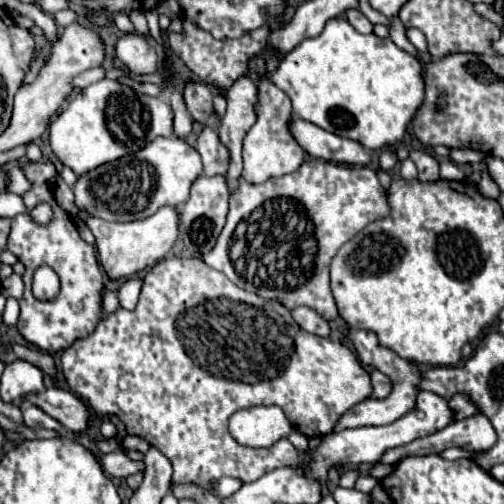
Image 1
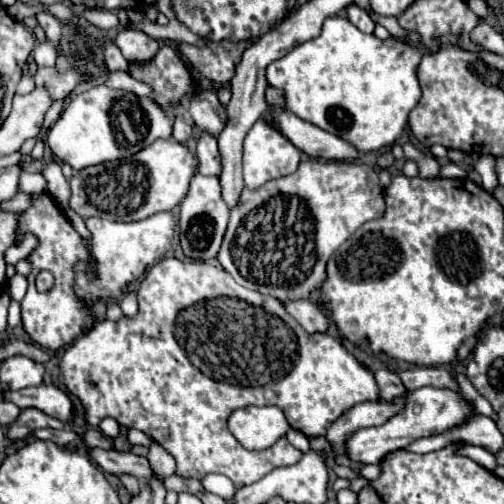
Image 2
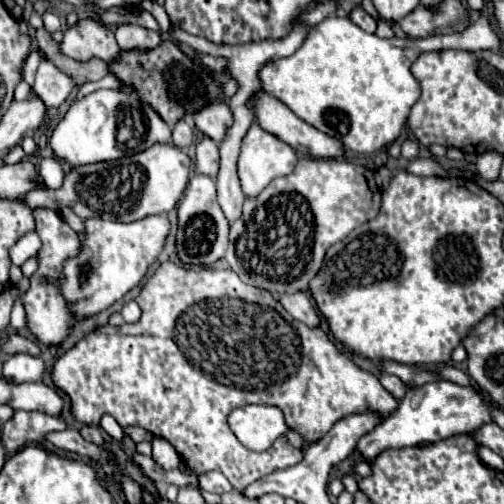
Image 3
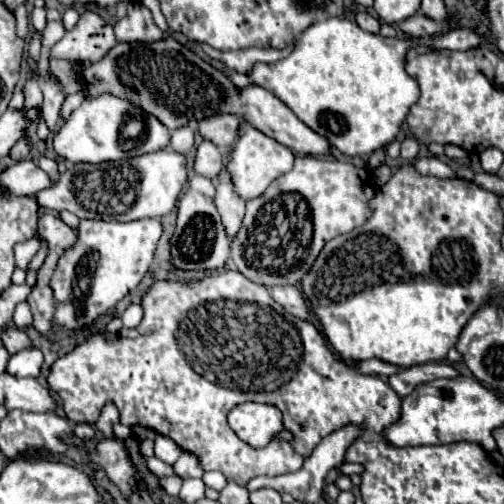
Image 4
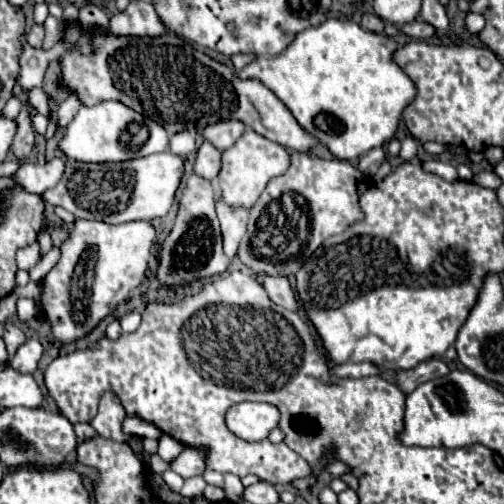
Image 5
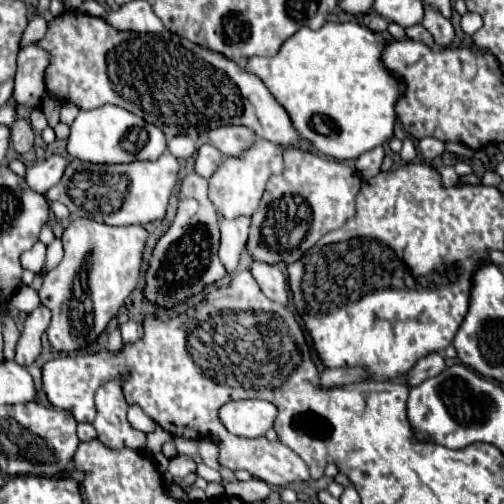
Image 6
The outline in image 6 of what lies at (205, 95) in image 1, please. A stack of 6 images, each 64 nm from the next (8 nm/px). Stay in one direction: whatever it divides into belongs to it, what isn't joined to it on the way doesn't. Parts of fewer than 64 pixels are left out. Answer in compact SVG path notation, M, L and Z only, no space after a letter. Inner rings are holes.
M224 126L208 132L208 138L224 156L238 156L256 140L256 134L244 126Z

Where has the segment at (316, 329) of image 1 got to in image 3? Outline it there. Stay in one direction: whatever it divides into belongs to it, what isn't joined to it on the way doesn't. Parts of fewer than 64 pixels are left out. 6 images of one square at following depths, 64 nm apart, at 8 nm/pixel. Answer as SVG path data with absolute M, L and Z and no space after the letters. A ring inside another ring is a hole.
M296 292L296 294L282 294L280 304L284 310L298 322L306 324L308 328L318 328L320 326L320 314L312 306L312 300L308 294Z

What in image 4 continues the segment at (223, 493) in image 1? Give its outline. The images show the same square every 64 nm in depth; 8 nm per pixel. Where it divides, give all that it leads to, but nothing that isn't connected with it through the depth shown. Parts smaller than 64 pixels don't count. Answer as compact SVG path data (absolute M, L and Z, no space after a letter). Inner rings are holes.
M206 472L206 474L202 476L202 480L204 480L204 484L206 484L208 488L218 490L218 492L226 486L226 476L224 476L222 472Z

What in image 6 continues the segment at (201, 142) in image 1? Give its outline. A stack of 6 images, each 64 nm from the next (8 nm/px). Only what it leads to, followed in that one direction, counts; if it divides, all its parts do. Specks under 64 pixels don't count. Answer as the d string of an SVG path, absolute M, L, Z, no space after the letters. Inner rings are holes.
M204 144L196 154L196 172L208 180L216 172L220 162L222 162L222 154L212 144Z

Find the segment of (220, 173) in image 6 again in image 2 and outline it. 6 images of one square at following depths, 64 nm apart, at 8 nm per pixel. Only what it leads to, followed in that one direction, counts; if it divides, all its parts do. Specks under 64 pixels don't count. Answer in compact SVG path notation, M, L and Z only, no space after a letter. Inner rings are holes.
M260 118L244 138L244 184L256 190L272 178L280 178L296 172L300 160L302 160L302 152L276 126L272 126L266 118Z

